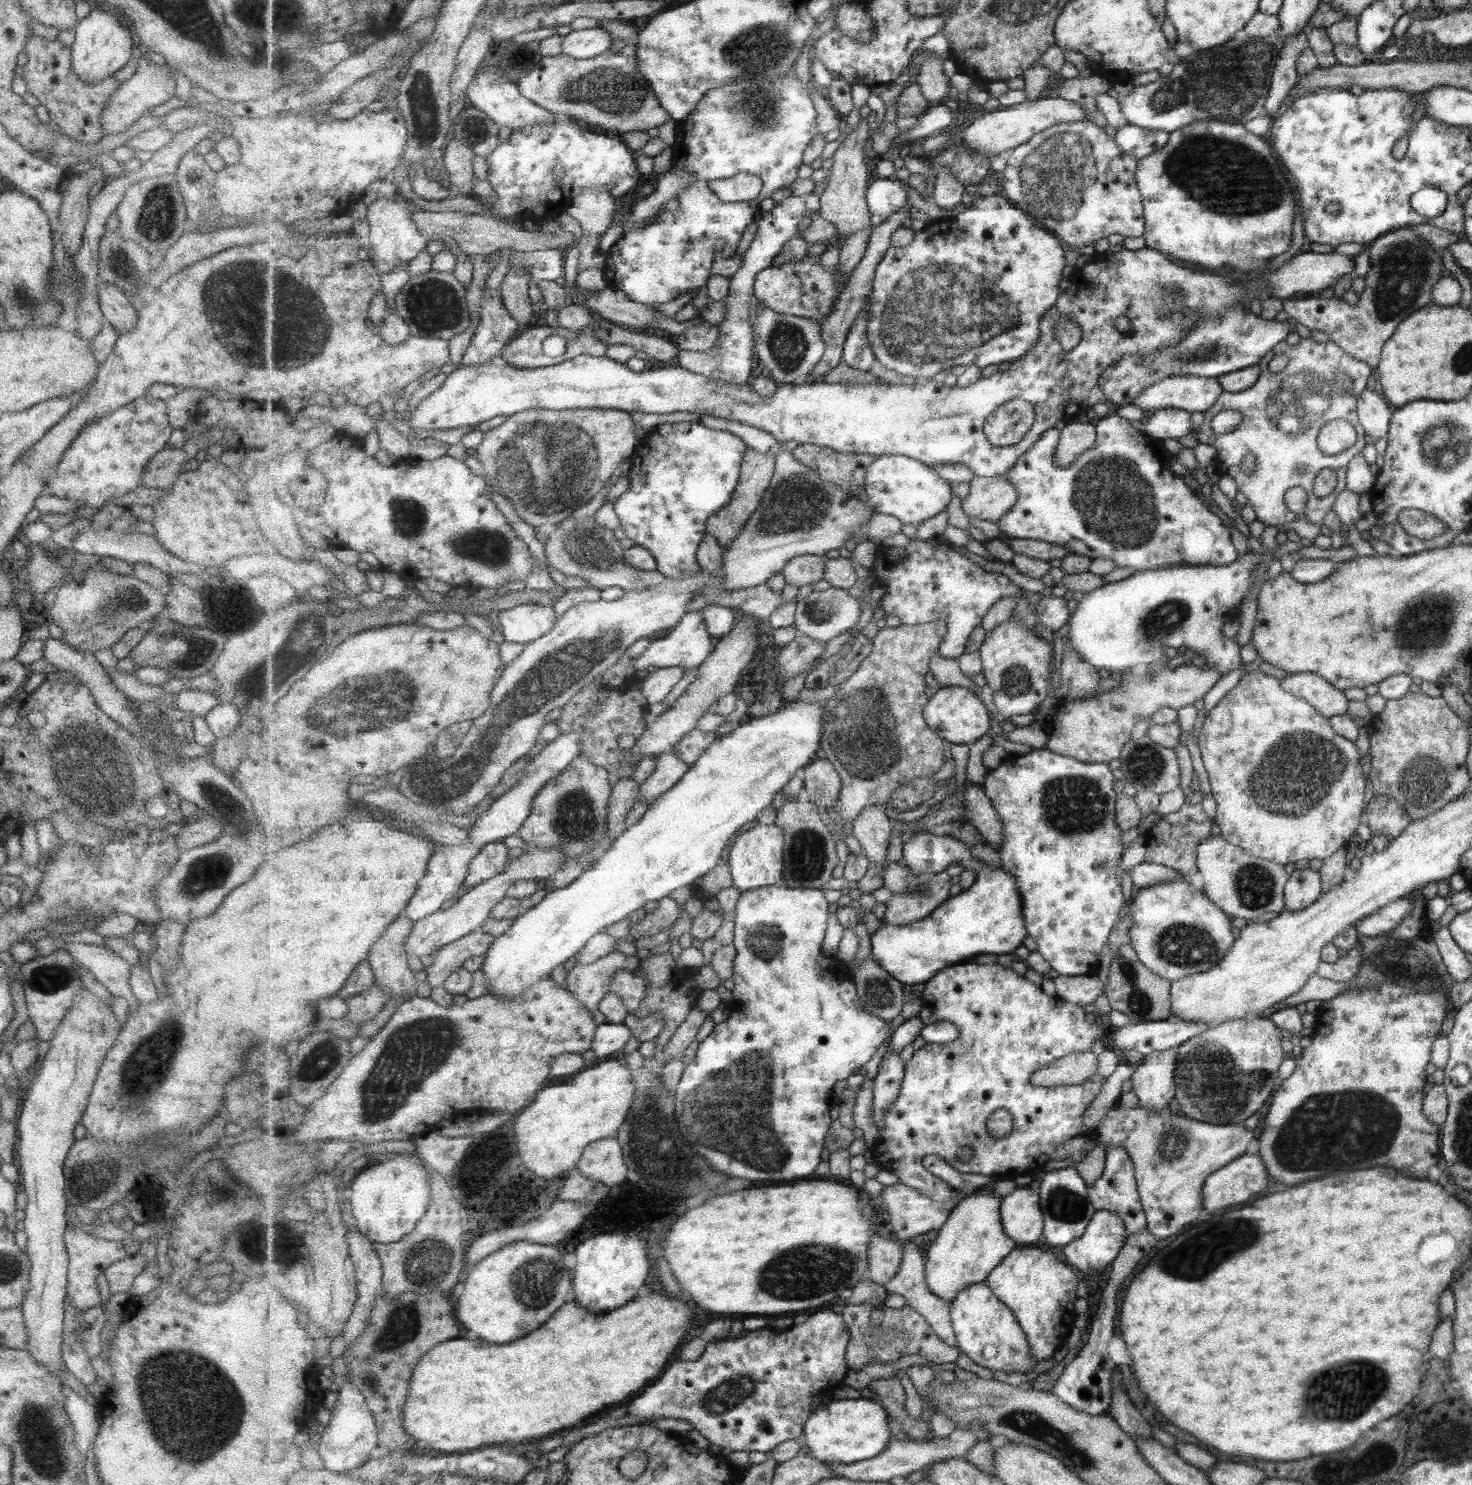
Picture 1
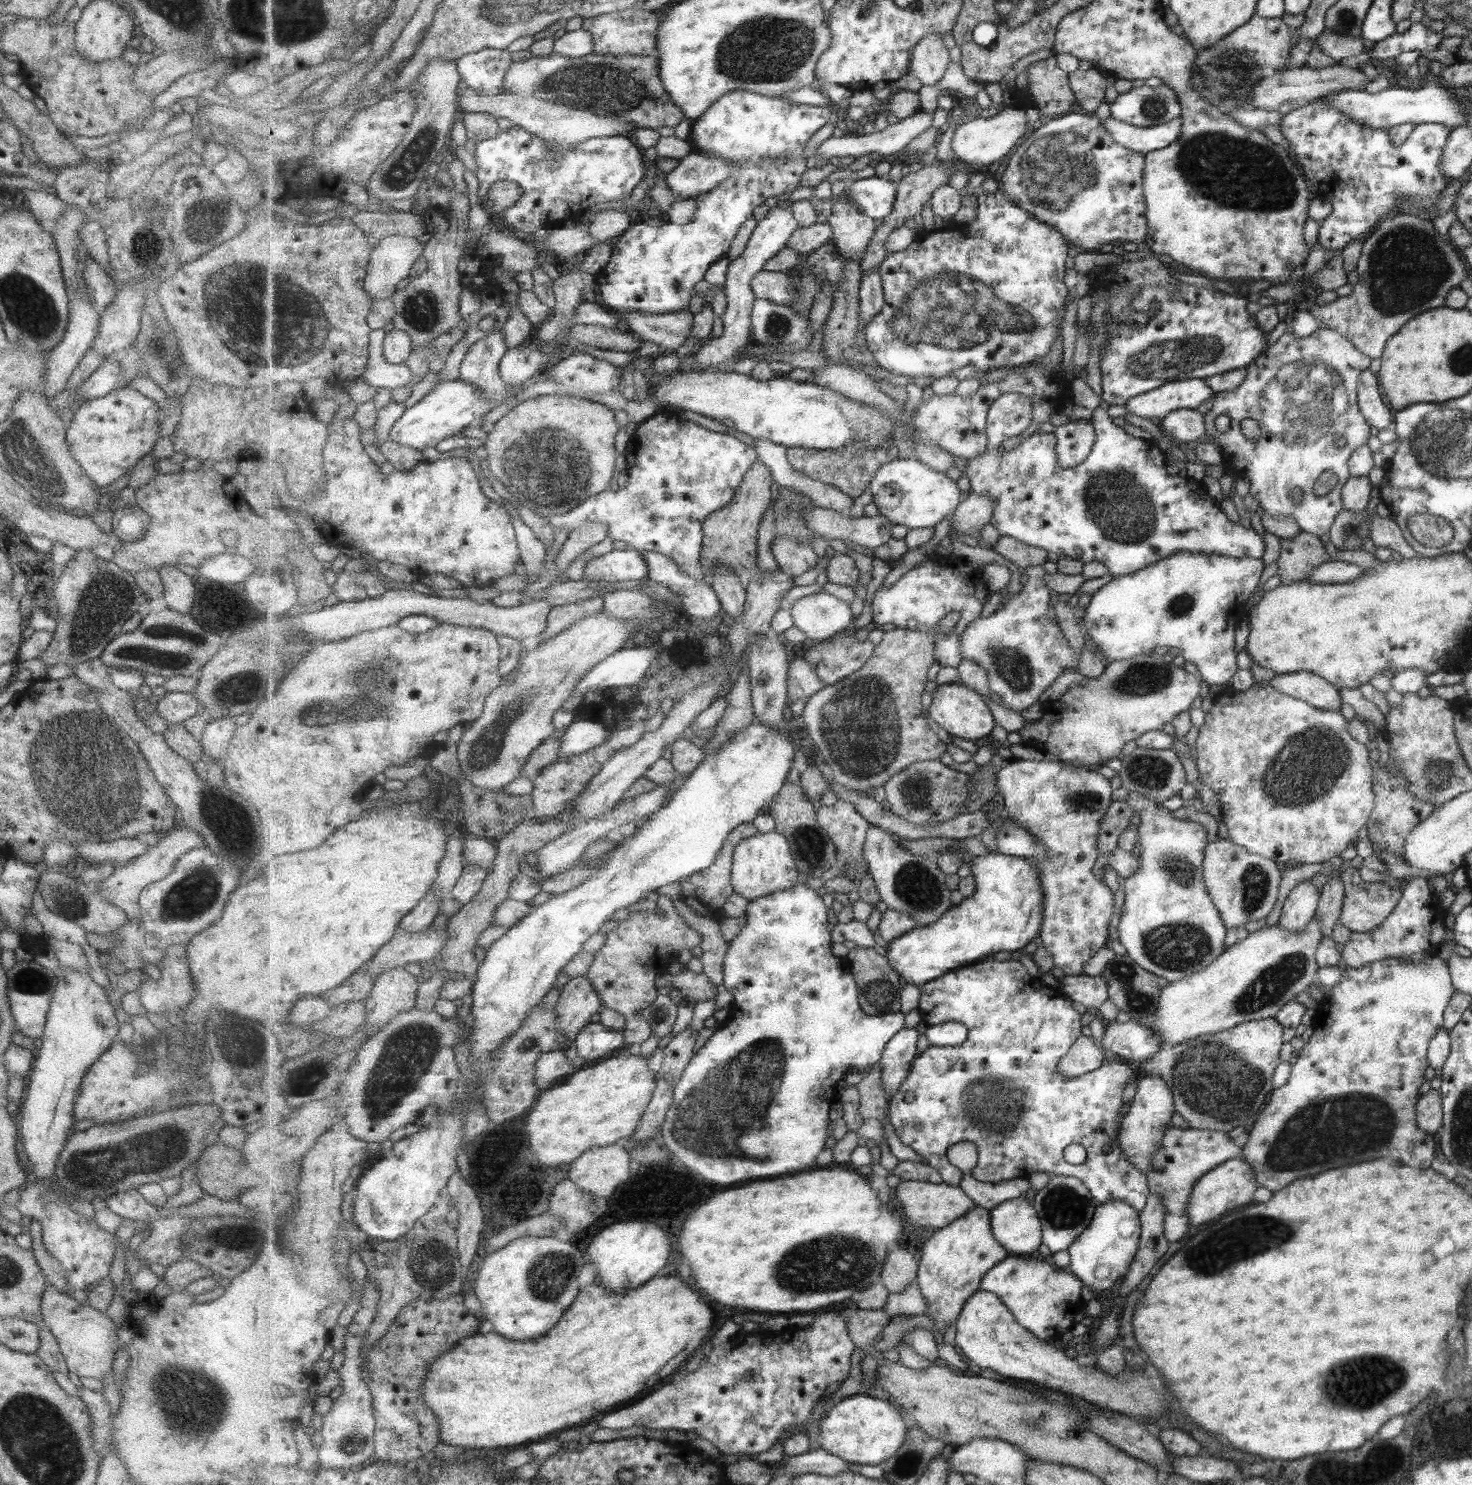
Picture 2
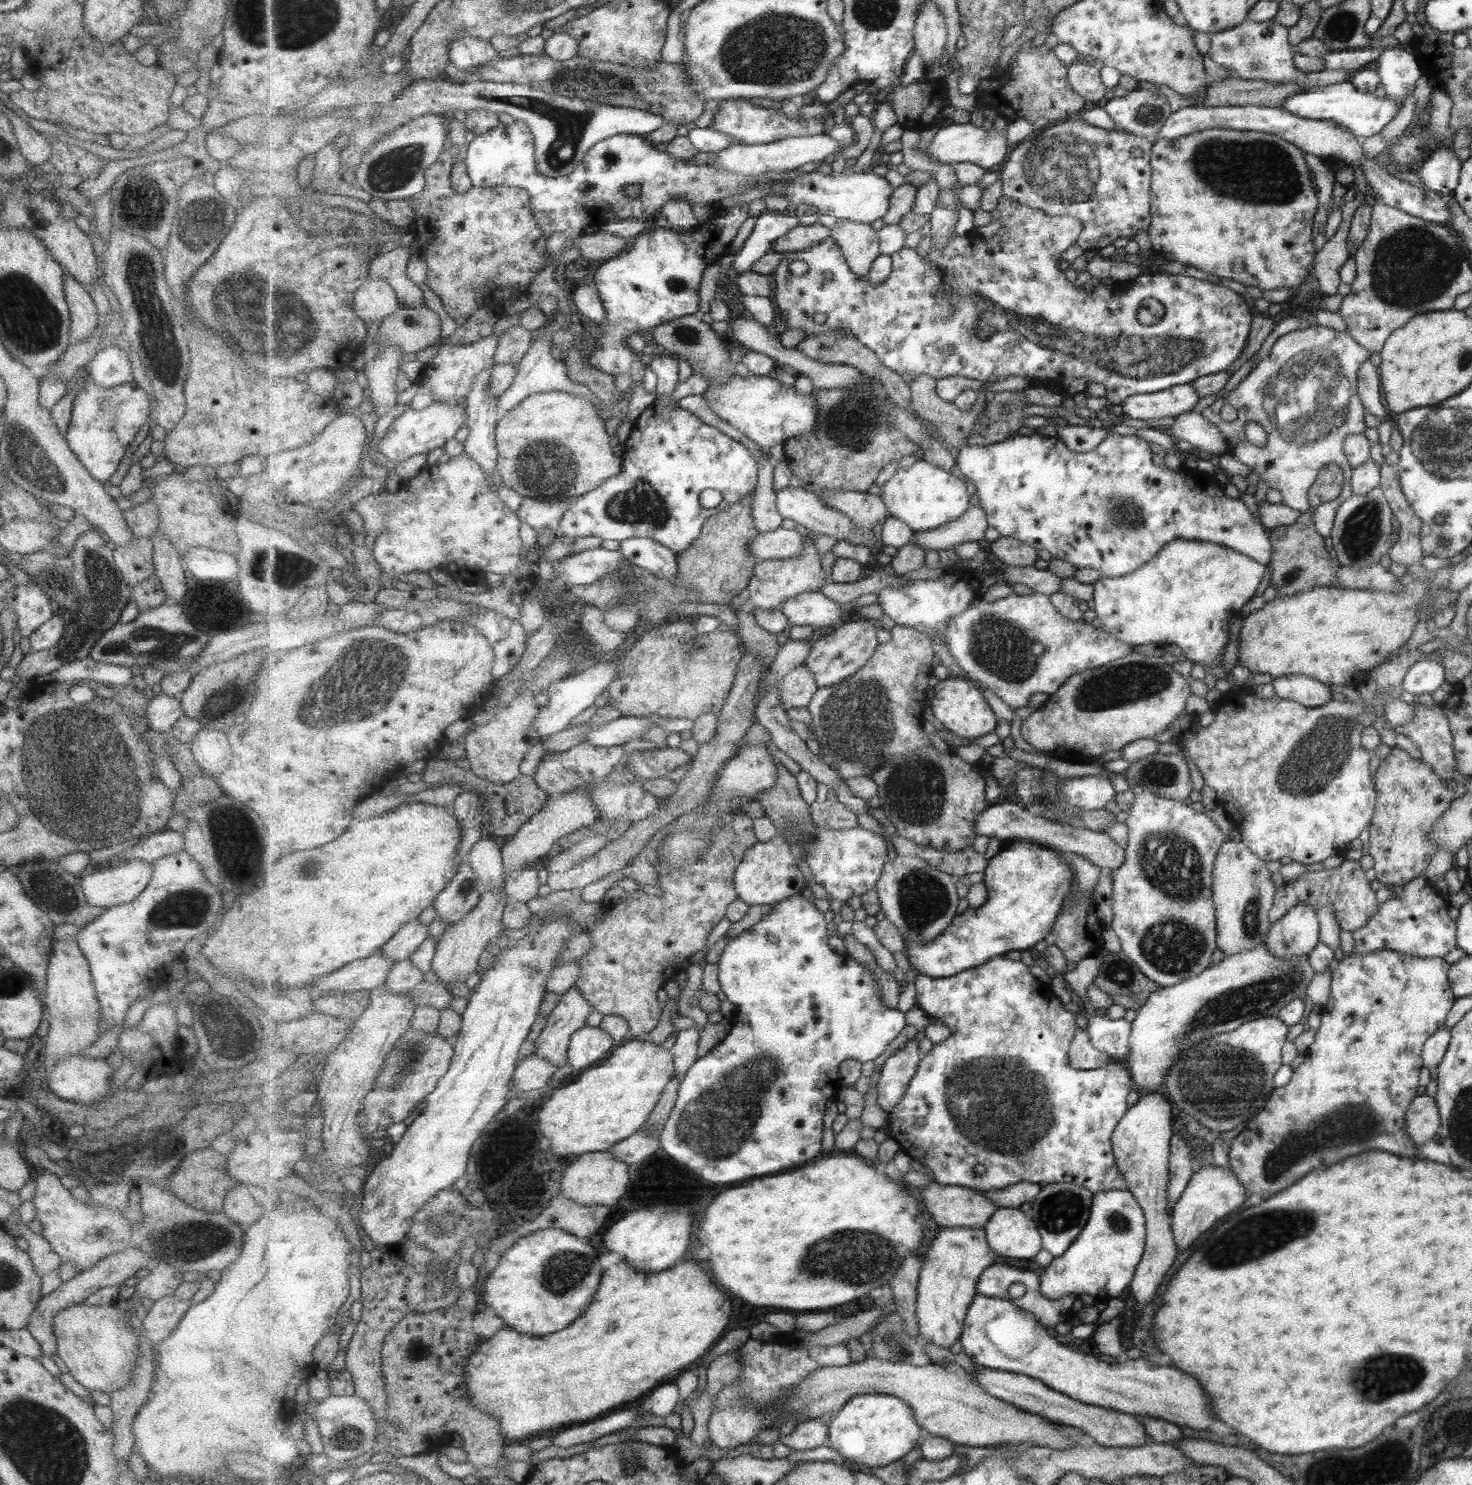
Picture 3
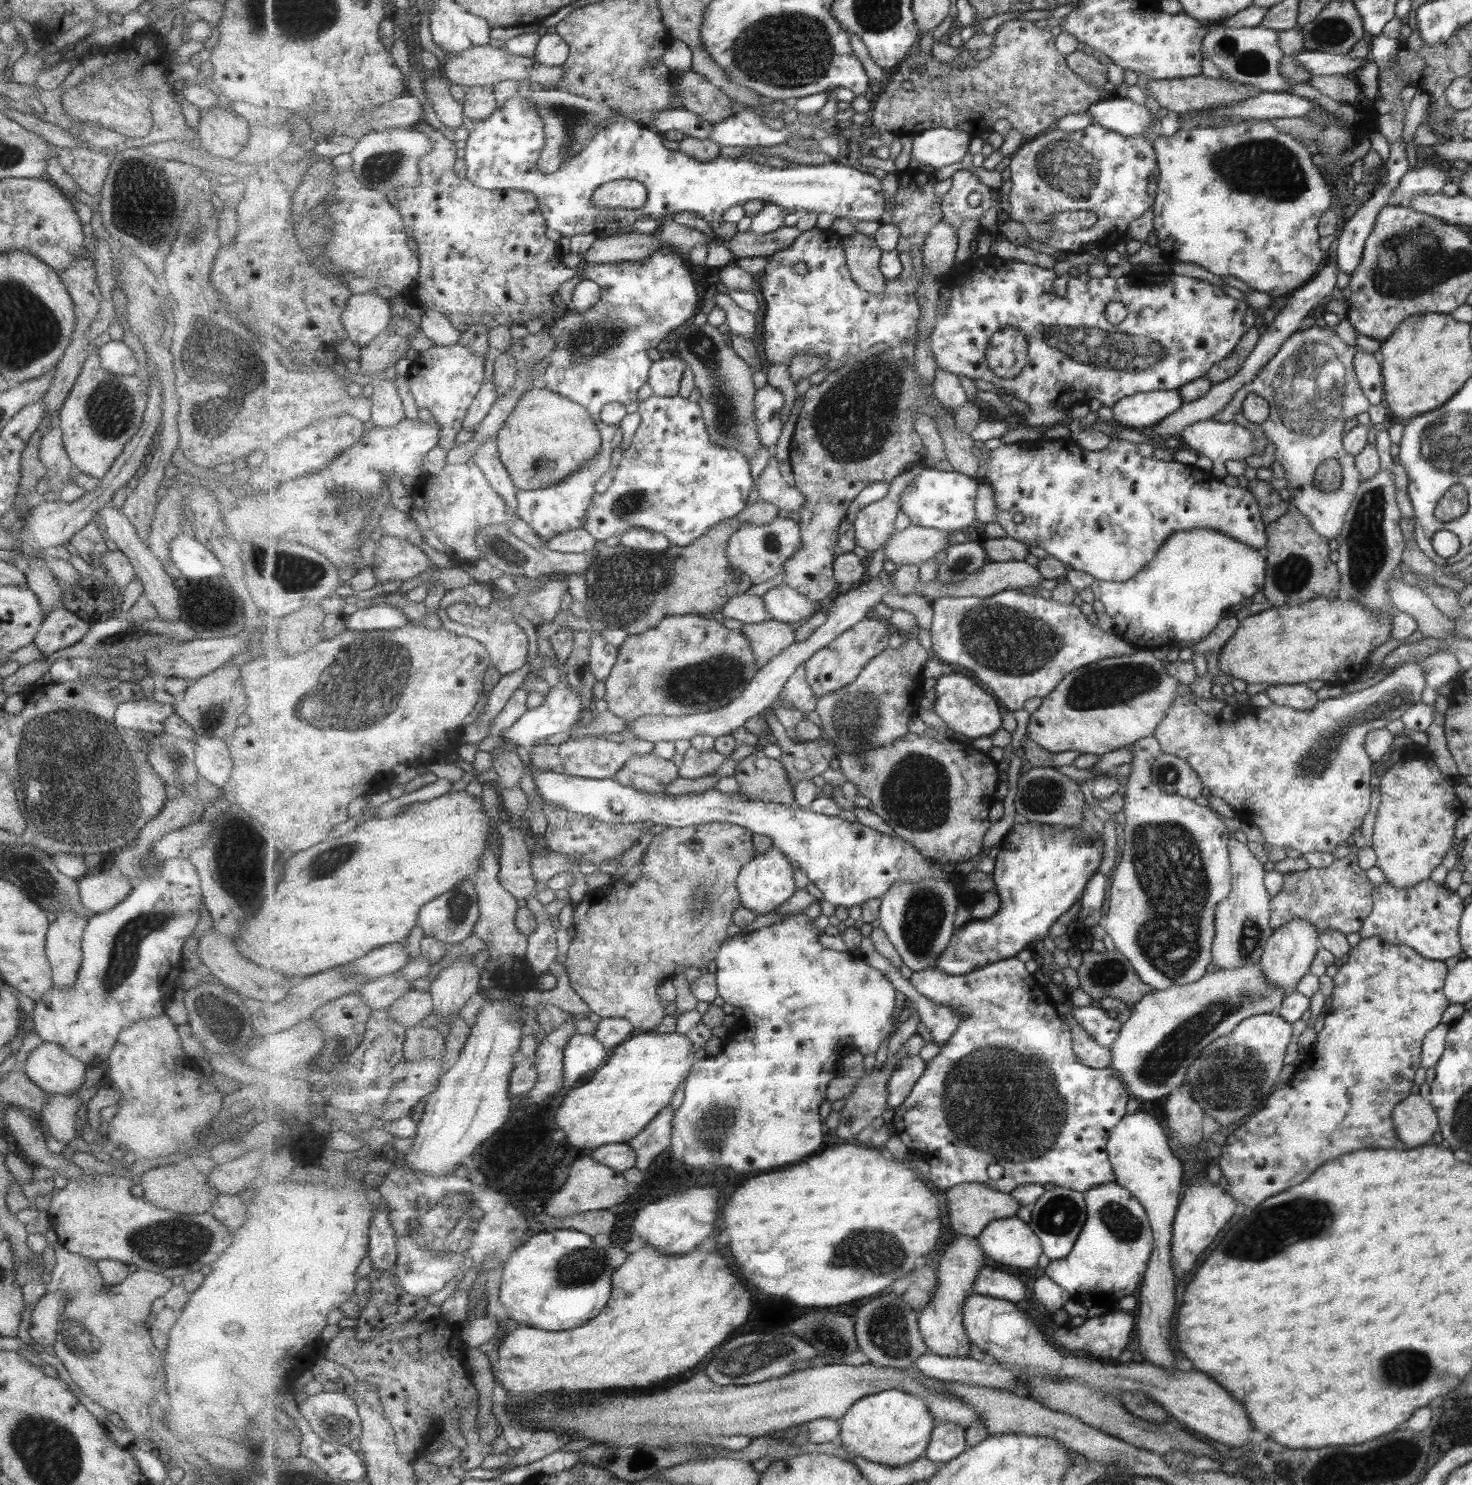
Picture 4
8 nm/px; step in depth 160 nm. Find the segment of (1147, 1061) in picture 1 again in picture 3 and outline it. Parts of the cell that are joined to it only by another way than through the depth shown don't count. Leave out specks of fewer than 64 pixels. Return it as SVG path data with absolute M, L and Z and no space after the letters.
M1161 1092L1142 1094L1136 1104L1129 1107L1125 1116L1113 1129L1112 1154L1120 1174L1127 1181L1127 1189L1143 1208L1144 1222L1147 1226L1147 1244L1144 1254L1129 1288L1139 1308L1153 1302L1157 1288L1163 1282L1163 1276L1171 1268L1175 1256L1176 1246L1173 1246L1171 1215L1168 1208L1168 1159L1171 1157L1169 1136L1171 1136L1171 1106L1161 1096Z

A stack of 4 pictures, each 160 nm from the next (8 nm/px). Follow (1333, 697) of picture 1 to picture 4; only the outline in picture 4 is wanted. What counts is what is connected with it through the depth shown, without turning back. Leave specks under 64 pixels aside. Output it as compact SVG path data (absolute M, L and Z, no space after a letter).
M1305 684L1270 686L1264 691L1277 706L1289 706L1293 710L1311 710L1318 701L1315 693Z

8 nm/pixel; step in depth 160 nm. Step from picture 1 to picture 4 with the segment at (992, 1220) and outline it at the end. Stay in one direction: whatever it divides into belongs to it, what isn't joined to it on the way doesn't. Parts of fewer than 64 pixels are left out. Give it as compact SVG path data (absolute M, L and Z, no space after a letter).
M958 1234L945 1249L939 1261L938 1277L940 1280L933 1301L929 1307L919 1313L920 1329L923 1338L928 1343L929 1352L941 1356L968 1357L971 1354L971 1339L964 1325L964 1306L968 1296L973 1295L973 1285L980 1270L990 1264L984 1247L980 1245L978 1237Z

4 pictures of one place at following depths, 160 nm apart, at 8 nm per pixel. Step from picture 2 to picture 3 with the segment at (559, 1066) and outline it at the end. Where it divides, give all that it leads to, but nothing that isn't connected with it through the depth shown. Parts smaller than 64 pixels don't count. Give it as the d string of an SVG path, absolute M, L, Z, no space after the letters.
M534 1054L529 1059L521 1059L514 1074L514 1083L517 1089L522 1092L529 1092L539 1089L547 1089L547 1085L553 1078L558 1068L551 1065L545 1058Z

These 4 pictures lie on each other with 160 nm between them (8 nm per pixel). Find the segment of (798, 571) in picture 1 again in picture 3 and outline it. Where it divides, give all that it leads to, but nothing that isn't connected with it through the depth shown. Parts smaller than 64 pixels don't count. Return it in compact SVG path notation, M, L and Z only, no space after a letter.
M778 527L773 531L759 533L751 542L751 553L758 563L767 560L791 560L803 554L805 538L795 529Z

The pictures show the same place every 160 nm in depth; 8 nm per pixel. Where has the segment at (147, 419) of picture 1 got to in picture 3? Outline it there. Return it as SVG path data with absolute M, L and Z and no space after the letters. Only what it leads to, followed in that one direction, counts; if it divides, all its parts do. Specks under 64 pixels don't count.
M90 378L83 383L73 399L70 421L63 437L91 478L103 483L115 472L125 448L146 424L147 396L135 381L109 388L97 386Z

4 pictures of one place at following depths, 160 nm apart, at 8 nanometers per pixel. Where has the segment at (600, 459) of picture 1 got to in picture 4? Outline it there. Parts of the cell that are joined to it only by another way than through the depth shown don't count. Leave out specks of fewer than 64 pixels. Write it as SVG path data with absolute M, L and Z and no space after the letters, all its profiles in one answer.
M544 388L529 389L499 431L498 451L521 491L549 488L571 477L602 449L602 436L590 412L573 399Z

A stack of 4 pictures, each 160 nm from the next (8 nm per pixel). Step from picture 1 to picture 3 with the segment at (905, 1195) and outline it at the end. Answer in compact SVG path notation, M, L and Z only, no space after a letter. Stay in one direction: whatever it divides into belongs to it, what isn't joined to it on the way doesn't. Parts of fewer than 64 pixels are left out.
M934 1181L922 1188L921 1197L925 1213L931 1214L940 1228L977 1228L986 1227L993 1215L998 1211L997 1206L989 1197L971 1187L943 1185Z

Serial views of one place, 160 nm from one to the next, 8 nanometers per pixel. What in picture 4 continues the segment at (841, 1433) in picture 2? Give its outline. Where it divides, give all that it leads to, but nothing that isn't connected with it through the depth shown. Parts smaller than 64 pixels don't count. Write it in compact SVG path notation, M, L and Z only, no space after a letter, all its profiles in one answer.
M891 1389L872 1394L858 1400L849 1412L840 1420L842 1434L840 1440L847 1452L856 1452L866 1459L893 1467L911 1464L927 1454L937 1420L931 1414L927 1401L921 1397L902 1390Z

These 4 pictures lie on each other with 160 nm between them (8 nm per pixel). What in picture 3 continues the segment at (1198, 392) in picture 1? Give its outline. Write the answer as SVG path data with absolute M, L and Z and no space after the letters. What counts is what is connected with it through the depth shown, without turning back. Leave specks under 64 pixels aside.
M1187 383L1159 392L1131 395L1120 405L1124 416L1135 420L1151 420L1189 412L1198 399L1195 387Z

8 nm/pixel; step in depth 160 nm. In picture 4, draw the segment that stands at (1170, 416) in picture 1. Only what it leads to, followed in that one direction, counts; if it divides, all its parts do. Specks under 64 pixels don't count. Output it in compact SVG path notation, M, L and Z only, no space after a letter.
M1213 419L1197 421L1182 430L1177 436L1183 447L1197 455L1207 456L1213 463L1214 477L1223 479L1225 460L1244 460L1253 456L1252 434L1234 422L1218 423Z

